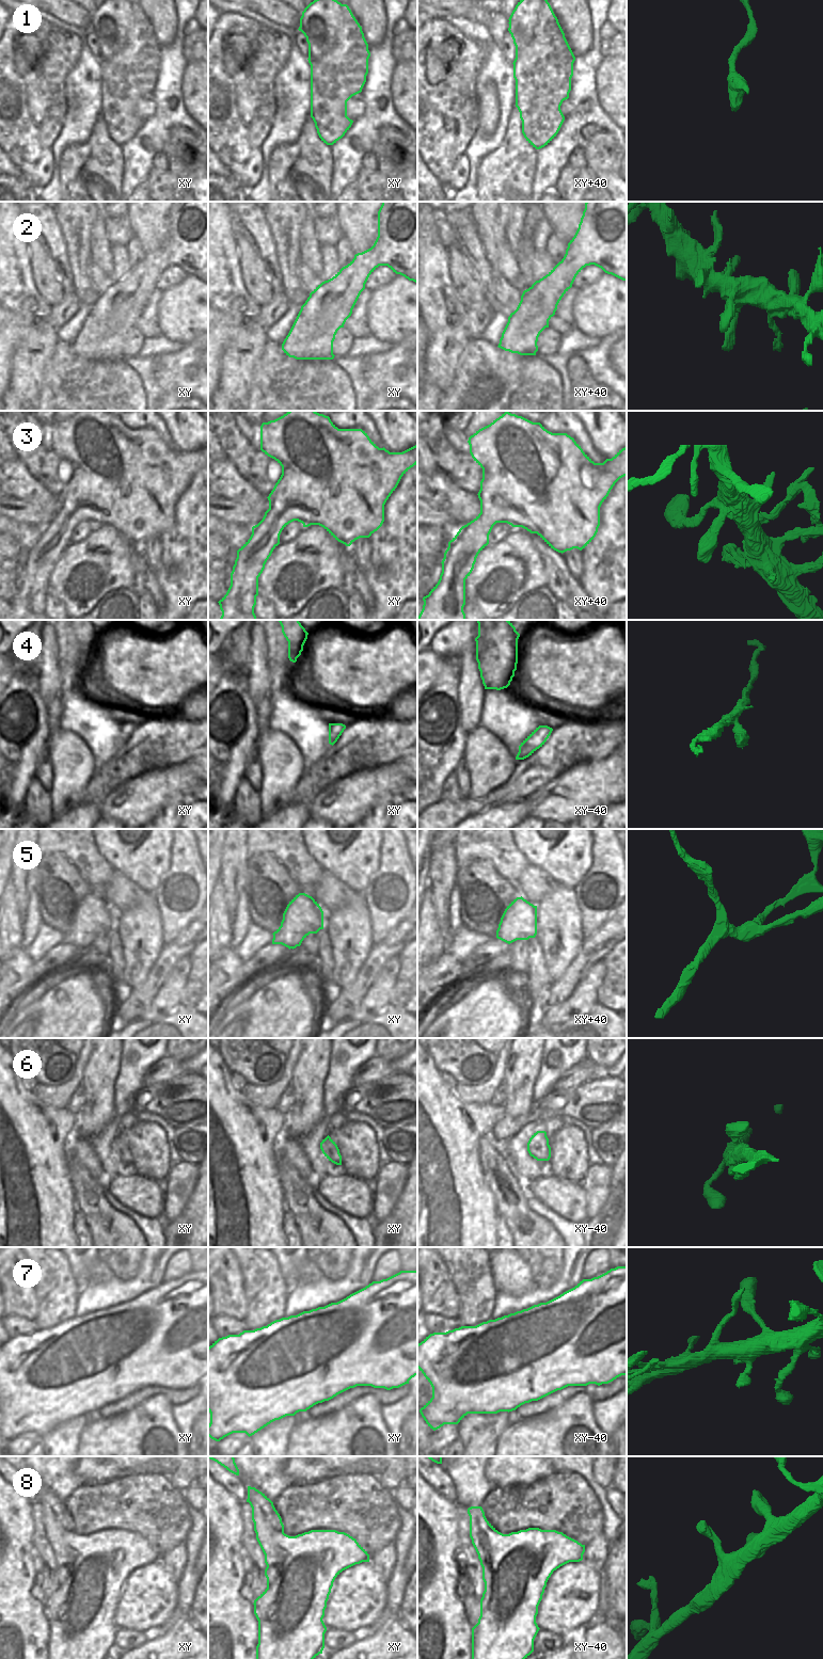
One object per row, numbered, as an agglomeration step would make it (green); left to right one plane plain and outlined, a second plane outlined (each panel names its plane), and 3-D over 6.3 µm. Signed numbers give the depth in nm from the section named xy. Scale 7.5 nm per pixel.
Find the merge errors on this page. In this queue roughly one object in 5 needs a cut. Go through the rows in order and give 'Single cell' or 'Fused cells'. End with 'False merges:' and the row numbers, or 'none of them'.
1: Fused cells
2: Single cell
3: Single cell
4: Single cell
5: Single cell
6: Single cell
7: Single cell
8: Single cell
False merges: 1.

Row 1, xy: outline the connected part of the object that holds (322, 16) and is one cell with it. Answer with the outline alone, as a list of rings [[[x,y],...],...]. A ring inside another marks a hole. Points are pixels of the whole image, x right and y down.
[[[314,0],[302,12],[298,30],[319,33],[316,59],[320,59],[334,48],[338,22],[346,20],[347,12],[337,0]]]

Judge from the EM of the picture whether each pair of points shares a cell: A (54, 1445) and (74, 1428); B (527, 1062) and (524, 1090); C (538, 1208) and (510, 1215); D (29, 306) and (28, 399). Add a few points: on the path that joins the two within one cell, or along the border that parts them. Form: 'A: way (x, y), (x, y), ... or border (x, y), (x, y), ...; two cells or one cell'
A: way (59, 1442), (69, 1432); one cell
B: way (522, 1069), (520, 1072), (520, 1083); one cell
C: border (523, 1195), (526, 1205), (552, 1225); two cells
D: way (31, 330), (28, 376); one cell

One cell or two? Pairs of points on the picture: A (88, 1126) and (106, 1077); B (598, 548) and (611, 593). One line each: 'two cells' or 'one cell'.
A: one cell
B: one cell

